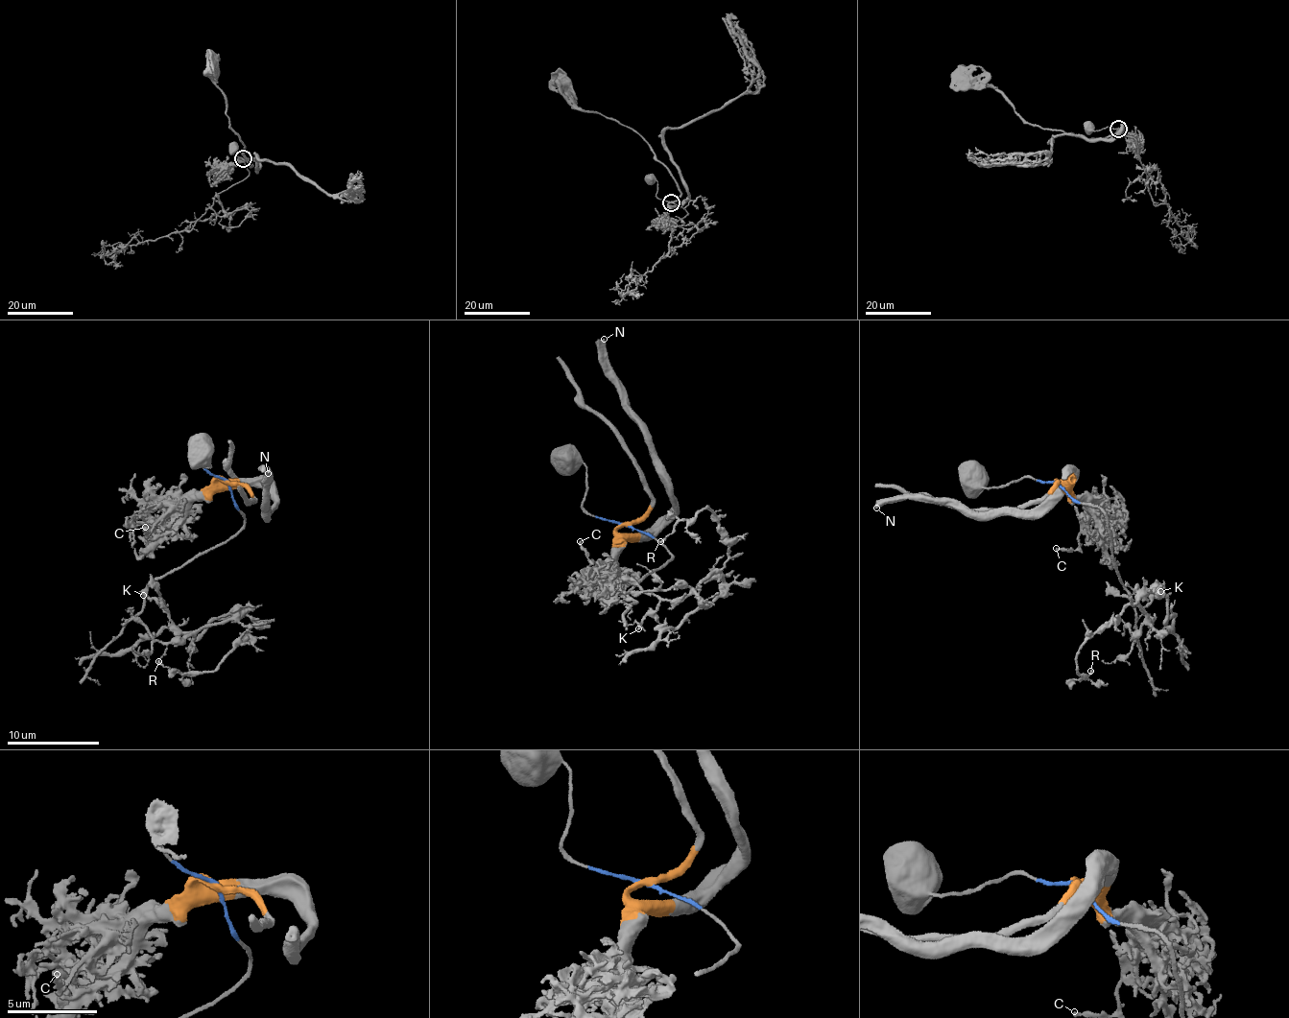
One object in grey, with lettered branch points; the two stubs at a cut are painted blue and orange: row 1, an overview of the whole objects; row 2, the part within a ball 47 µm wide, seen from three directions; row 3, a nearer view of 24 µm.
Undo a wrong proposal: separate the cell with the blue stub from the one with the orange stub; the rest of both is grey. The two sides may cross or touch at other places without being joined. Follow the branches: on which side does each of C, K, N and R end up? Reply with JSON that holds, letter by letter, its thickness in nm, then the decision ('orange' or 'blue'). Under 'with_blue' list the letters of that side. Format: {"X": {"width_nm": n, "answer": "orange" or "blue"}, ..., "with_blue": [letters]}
{"C": {"width_nm": 240, "answer": "orange"}, "K": {"width_nm": 180, "answer": "blue"}, "N": {"width_nm": 480, "answer": "orange"}, "R": {"width_nm": 200, "answer": "blue"}, "with_blue": ["K", "R"]}

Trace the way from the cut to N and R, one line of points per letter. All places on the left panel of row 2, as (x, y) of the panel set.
N: (226, 482), (218, 478), (252, 481), (268, 490), (276, 502), (268, 511), (268, 472)
R: (226, 482), (243, 527), (155, 580), (179, 627), (237, 620), (248, 630), (211, 672), (176, 673), (158, 661)

